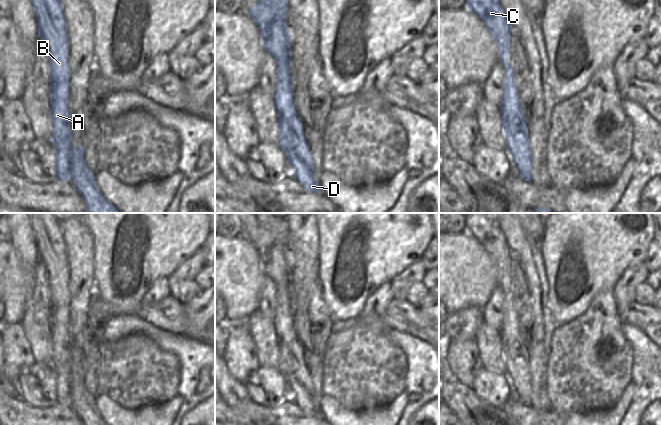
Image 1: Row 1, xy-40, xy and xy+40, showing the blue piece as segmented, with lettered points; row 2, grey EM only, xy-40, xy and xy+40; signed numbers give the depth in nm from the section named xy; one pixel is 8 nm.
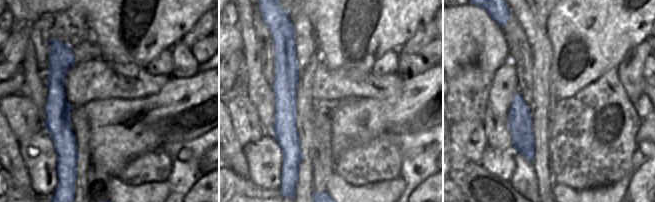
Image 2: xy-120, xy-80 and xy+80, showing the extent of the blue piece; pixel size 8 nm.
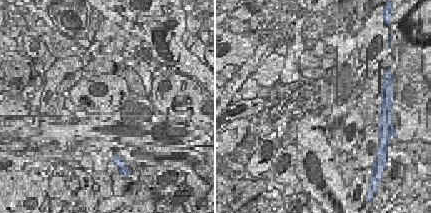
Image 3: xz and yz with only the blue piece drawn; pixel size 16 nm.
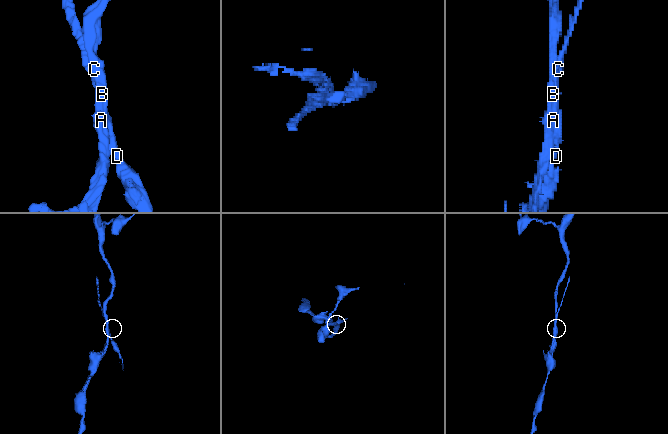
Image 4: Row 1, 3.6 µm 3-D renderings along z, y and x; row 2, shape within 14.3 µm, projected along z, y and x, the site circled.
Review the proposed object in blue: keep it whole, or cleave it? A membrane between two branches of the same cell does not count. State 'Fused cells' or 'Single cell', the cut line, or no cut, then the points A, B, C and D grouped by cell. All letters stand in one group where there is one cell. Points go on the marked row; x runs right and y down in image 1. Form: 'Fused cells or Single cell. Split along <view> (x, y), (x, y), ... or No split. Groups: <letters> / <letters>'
Fused cells. Split along xy-40 (68, 96), (66, 119), (69, 169), (72, 176). Groups: A B C / D.

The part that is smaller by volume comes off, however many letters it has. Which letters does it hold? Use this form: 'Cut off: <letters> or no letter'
Cut off: D

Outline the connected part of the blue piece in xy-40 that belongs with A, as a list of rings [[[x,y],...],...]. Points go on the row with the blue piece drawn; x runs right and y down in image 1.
[[[32,0],[32,6],[38,24],[38,37],[44,40],[50,62],[50,142],[56,150],[56,181],[70,181],[70,136],[66,118],[70,62],[62,0]]]

